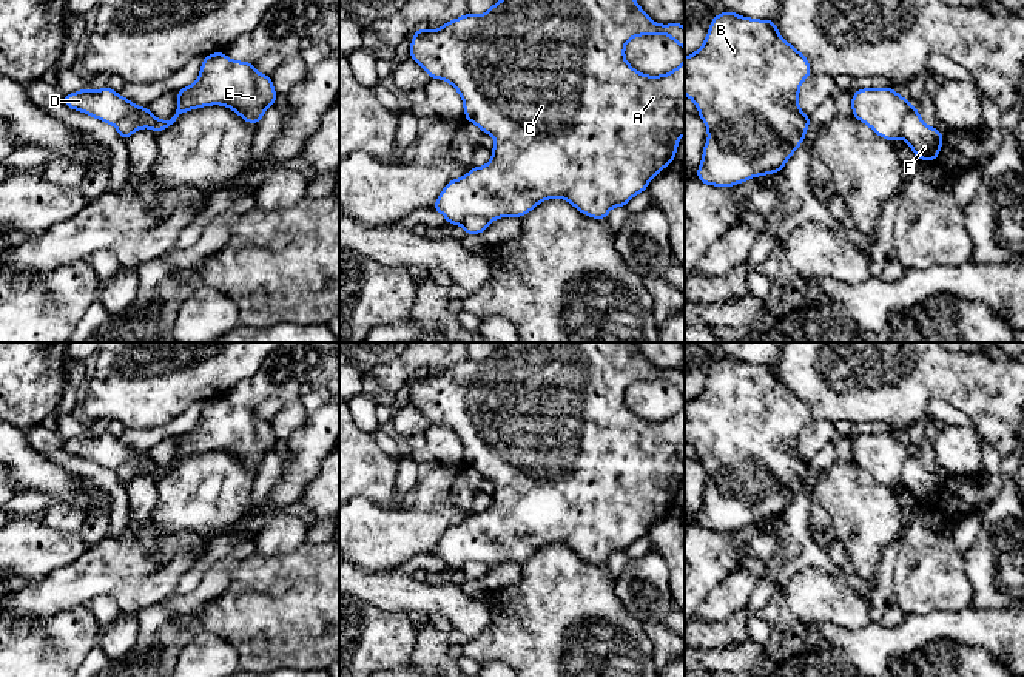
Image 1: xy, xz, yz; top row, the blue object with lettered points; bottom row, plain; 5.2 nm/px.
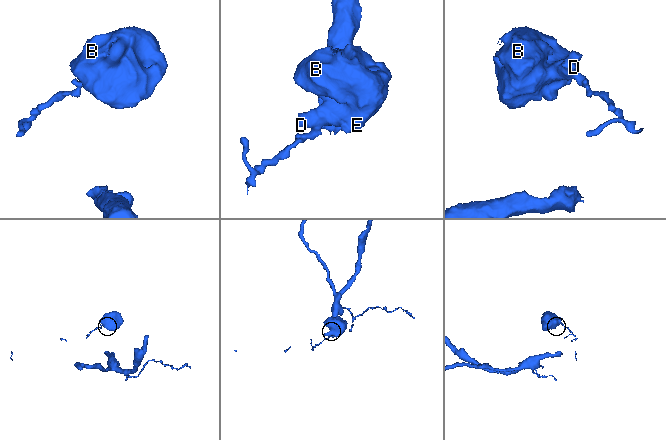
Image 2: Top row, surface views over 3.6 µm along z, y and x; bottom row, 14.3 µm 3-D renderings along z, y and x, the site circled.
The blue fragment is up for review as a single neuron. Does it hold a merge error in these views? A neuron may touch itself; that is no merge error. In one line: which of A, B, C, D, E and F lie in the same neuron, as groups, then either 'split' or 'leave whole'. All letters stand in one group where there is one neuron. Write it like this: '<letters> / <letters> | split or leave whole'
A B C D E / F | split

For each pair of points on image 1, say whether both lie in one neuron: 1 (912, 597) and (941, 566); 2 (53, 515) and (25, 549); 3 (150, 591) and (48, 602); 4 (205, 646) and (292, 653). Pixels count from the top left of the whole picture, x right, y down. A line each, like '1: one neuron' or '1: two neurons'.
1: one neuron
2: two neurons
3: one neuron
4: two neurons

